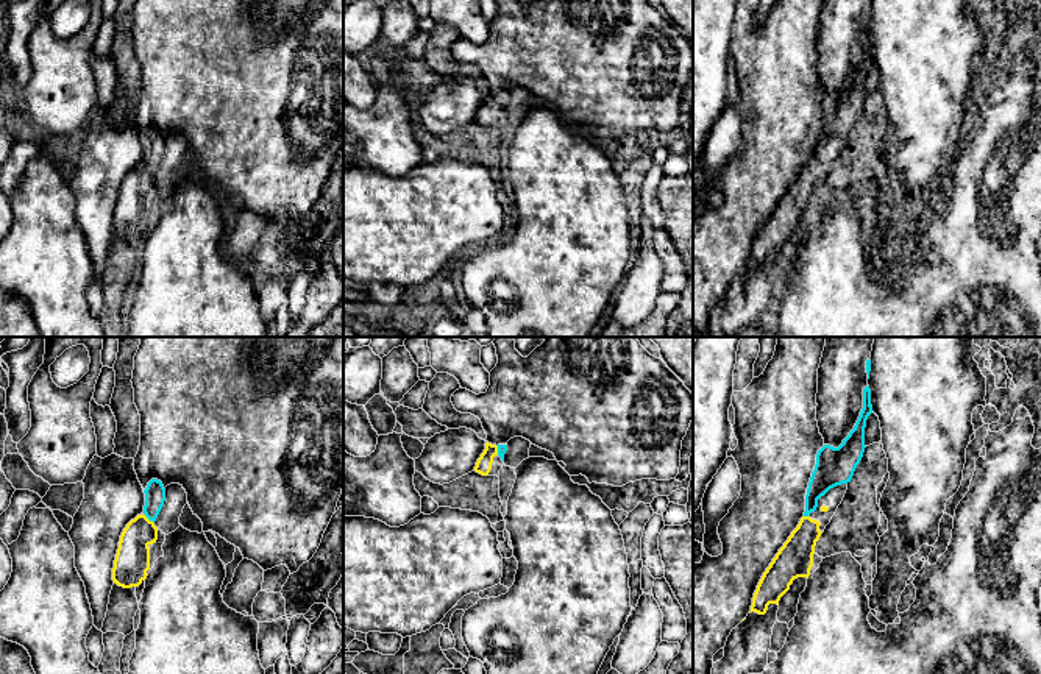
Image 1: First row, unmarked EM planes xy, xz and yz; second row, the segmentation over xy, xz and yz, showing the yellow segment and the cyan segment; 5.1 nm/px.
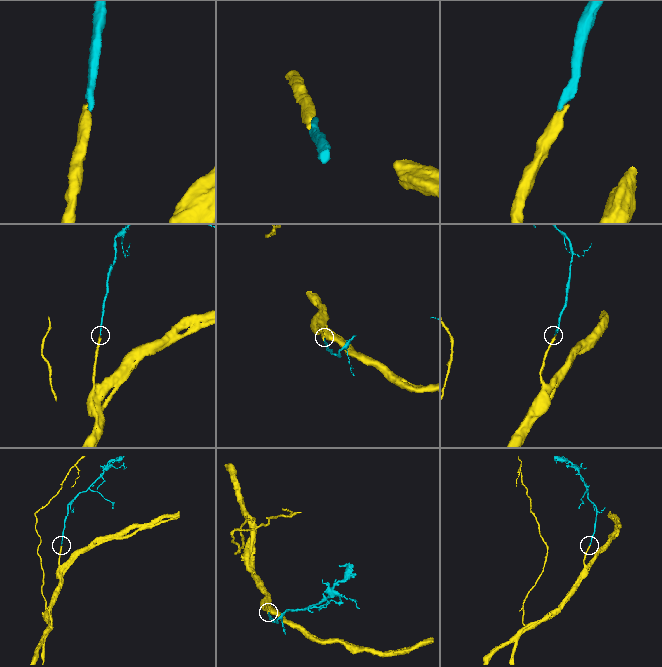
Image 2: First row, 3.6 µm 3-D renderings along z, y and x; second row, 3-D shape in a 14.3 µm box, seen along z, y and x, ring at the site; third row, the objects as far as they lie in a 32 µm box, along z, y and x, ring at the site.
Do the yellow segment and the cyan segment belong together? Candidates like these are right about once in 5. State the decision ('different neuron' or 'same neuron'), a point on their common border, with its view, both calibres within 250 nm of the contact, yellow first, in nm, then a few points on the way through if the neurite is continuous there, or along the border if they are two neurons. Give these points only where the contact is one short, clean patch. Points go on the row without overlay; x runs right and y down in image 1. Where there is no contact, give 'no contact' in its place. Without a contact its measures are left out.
same neuron | xy (147, 169) | 180/110 nm | across xy (131, 212), (135, 189), (147, 169), (152, 163), (155, 144)

